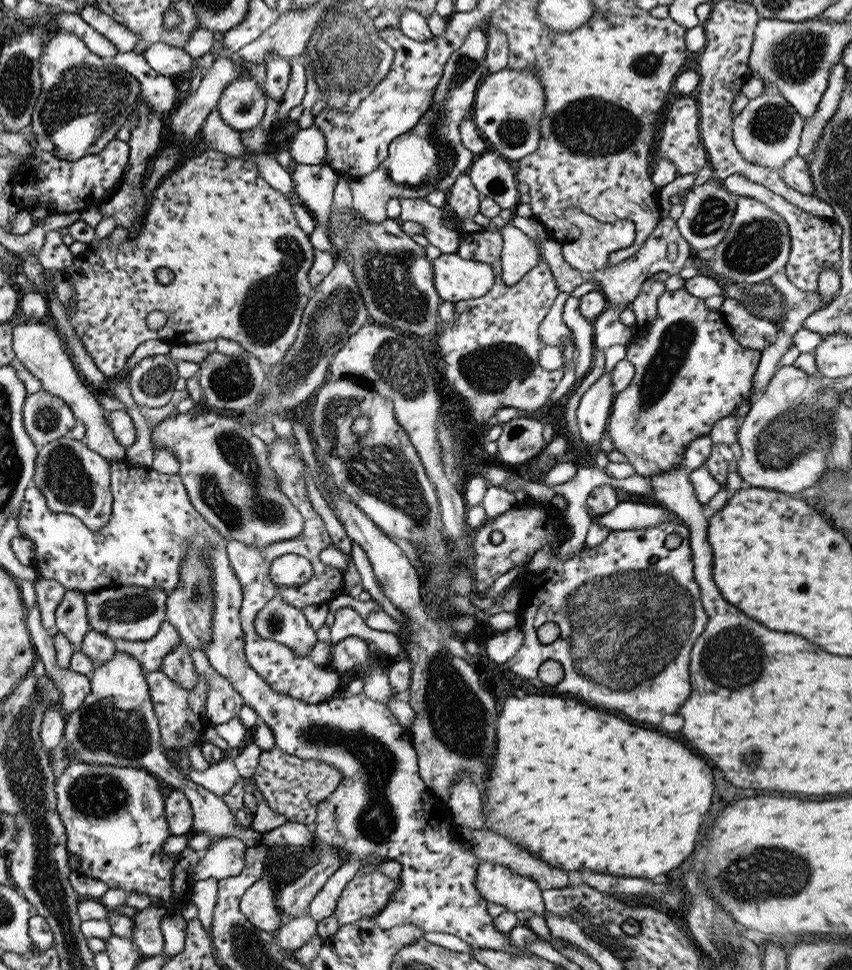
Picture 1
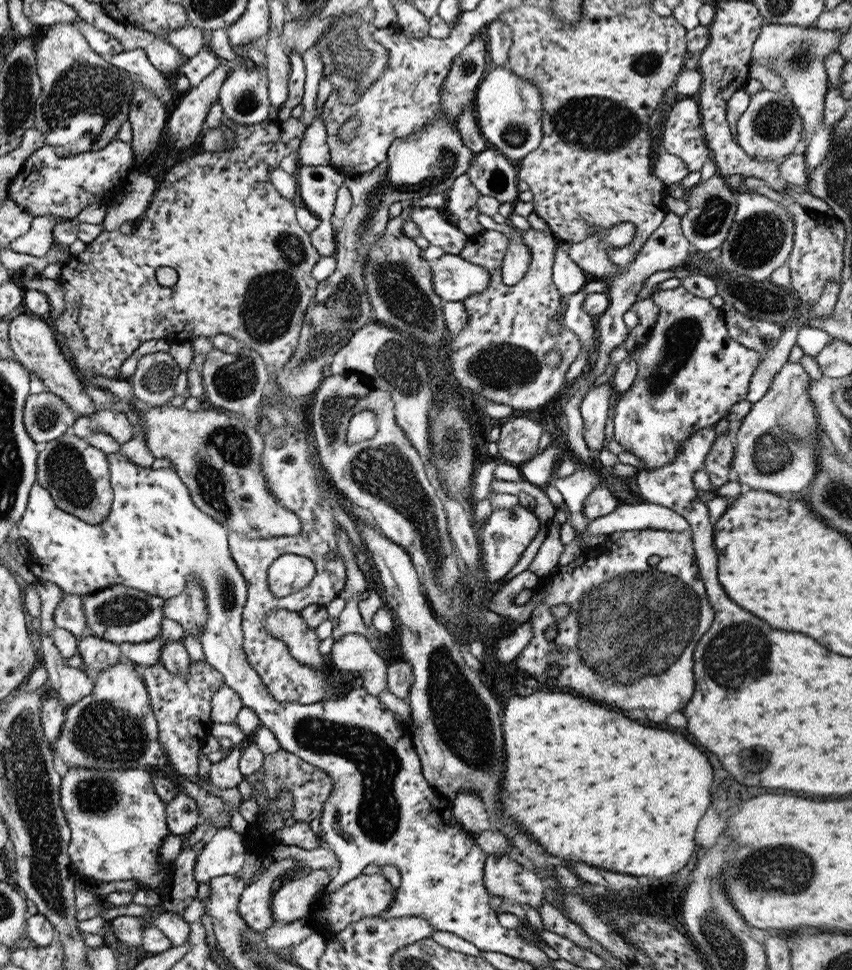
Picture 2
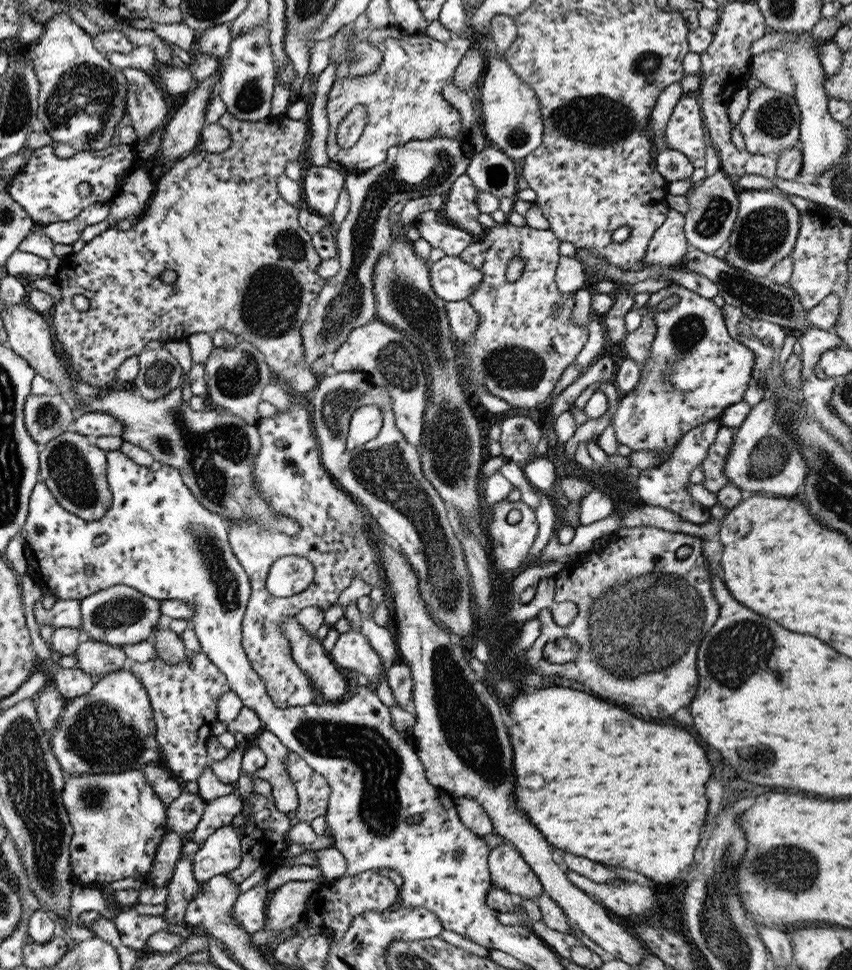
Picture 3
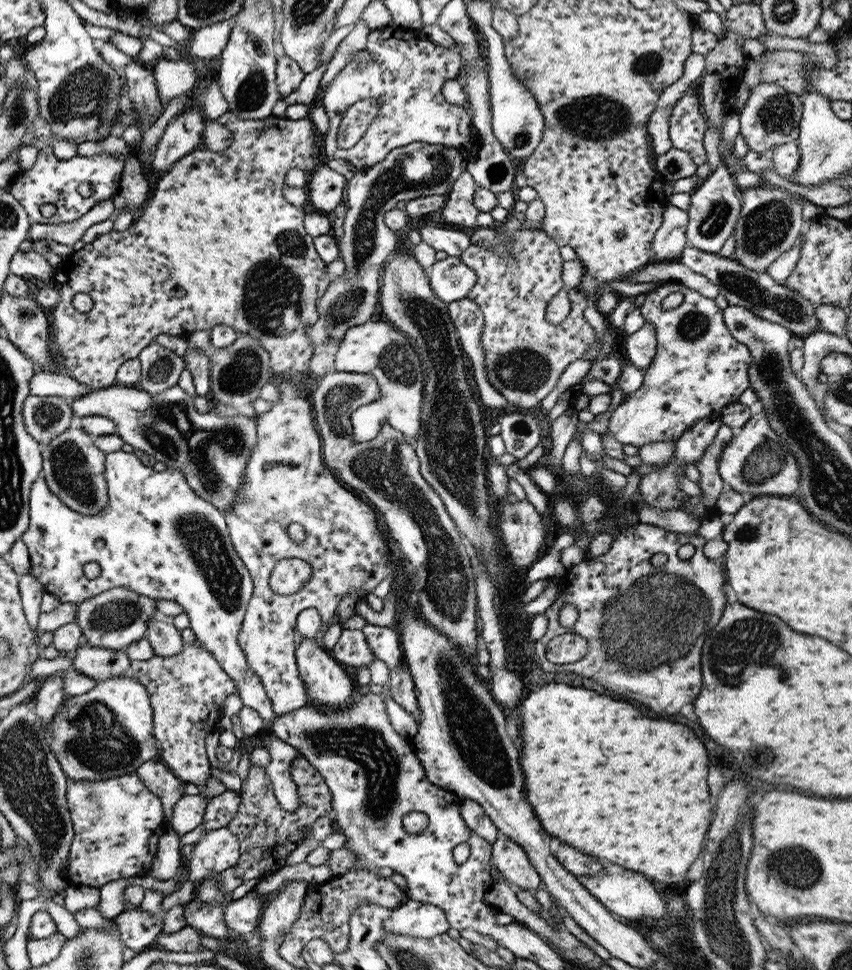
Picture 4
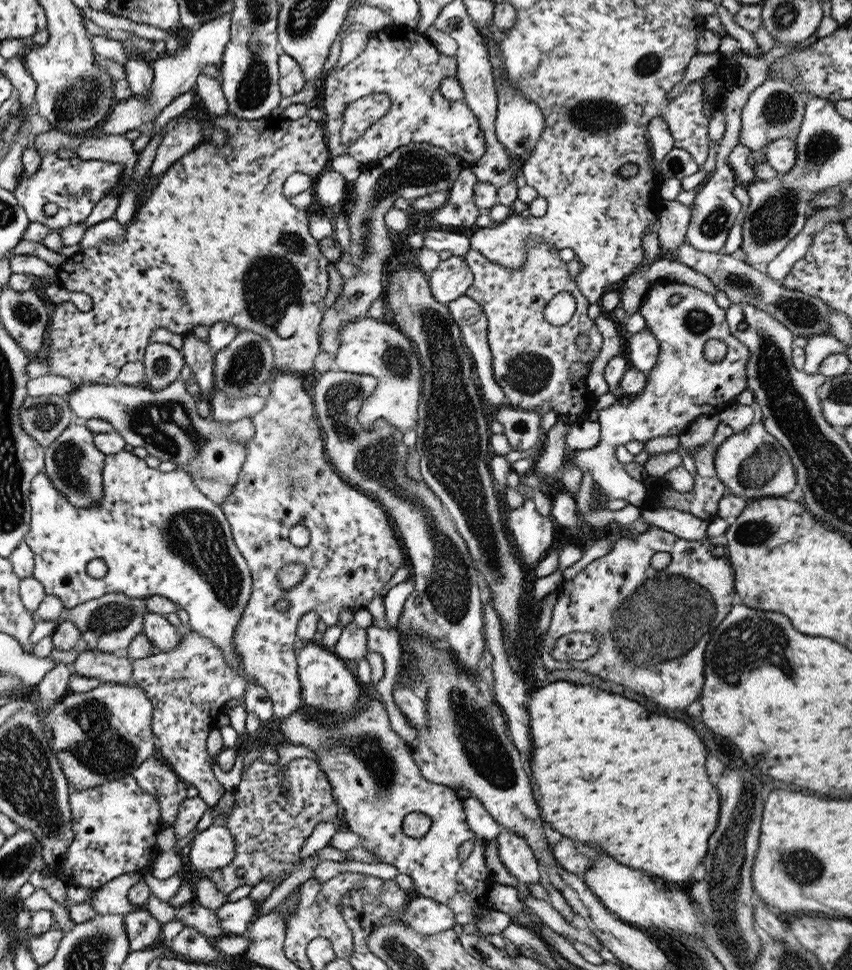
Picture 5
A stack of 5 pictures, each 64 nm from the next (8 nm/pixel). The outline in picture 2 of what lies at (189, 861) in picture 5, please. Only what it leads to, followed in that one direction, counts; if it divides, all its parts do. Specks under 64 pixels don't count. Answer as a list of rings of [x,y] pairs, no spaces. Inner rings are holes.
[[[219,828],[197,852],[193,876],[198,882],[208,882],[216,876],[234,875],[246,859],[246,845],[240,834],[229,828]]]

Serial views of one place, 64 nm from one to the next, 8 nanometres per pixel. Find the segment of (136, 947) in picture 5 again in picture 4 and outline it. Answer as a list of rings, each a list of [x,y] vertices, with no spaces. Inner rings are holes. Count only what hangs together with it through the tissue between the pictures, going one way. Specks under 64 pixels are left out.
[[[128,907],[114,917],[123,946],[140,953],[156,936],[162,932],[162,921],[141,911],[137,907]]]

